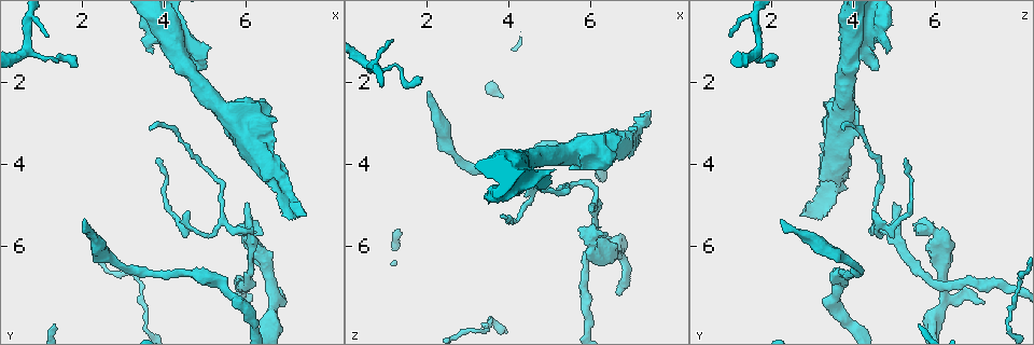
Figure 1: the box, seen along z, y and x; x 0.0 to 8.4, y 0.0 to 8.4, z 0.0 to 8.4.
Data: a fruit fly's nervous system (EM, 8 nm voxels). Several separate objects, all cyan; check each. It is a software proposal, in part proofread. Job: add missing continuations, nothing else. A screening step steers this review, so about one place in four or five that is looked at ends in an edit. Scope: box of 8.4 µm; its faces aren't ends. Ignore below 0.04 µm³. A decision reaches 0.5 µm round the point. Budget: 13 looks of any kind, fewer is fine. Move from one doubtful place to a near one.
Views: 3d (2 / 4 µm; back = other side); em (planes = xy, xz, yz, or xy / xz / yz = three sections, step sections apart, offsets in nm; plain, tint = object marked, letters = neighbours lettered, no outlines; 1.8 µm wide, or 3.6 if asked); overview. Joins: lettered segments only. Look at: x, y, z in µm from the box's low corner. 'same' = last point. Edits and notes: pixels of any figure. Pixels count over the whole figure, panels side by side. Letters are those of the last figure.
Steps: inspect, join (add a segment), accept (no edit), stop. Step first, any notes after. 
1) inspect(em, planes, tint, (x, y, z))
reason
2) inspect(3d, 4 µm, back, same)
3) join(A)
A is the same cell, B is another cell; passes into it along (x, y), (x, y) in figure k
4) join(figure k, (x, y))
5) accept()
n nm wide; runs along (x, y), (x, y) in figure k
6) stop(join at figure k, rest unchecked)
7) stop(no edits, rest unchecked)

inspect(em, planes, letters, (6.35, 5.70, 5.75))
branch stops here

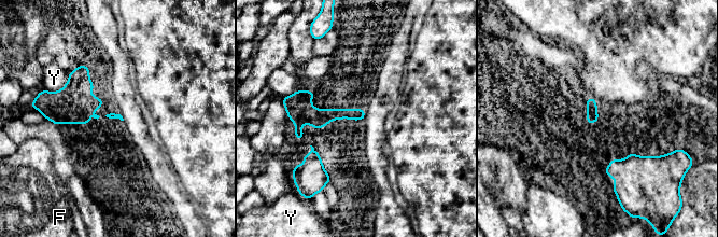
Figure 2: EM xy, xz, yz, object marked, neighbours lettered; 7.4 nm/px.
accept()
F and Y are other cells; runs along (362, 111), (360, 113), (292, 114) in figure 2; none of them fits

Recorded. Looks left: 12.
inspect(em, yz, step 8, tint, (6.65, 7.45, 7.20))
branch stops here

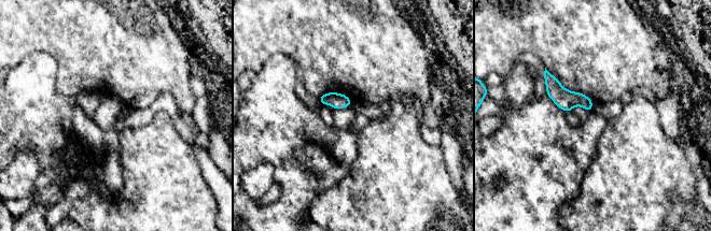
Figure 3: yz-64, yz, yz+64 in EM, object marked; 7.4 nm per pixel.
inspect(em, planes, letters, same)

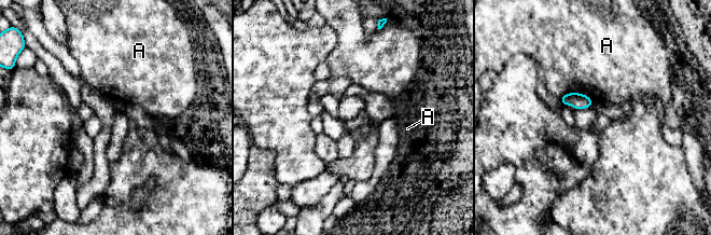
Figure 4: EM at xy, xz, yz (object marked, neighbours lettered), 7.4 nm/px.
accept()
A is another cell; border along (577, 92), (569, 92), (559, 97) in figure 4; none of them fits

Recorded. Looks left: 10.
inspect(em, planes, tint, (6.90, 4.40, 3.40))
sudden change in width

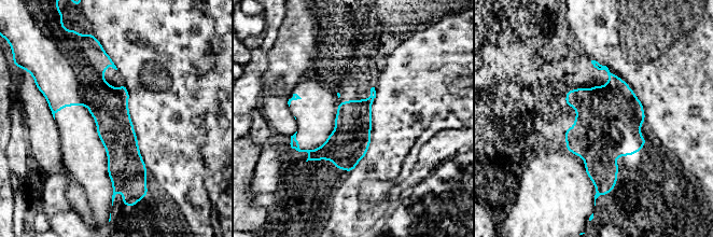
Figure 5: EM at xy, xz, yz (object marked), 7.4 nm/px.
inspect(em, planes, letters, same)
what lies round it

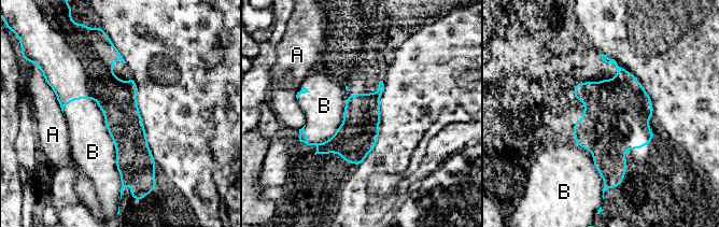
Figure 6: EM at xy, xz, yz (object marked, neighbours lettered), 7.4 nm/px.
join(B)
280 nm wide; B is the same cell, A is another cell; passes into it along (117, 99), (108, 130), (93, 152) in figure 6; the neuron continues

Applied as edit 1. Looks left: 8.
inspect(overview)
redraw

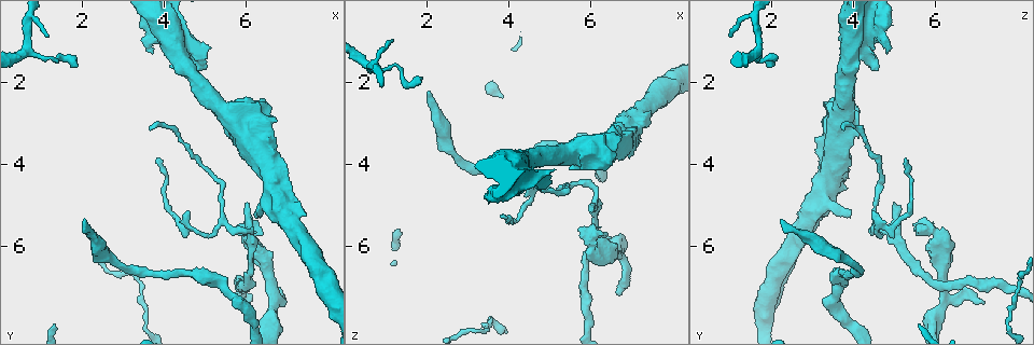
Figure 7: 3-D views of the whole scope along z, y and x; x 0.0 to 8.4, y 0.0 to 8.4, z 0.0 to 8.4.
inspect(3d, 2 µm, (3.50, 0.65, 4.90))
an open end

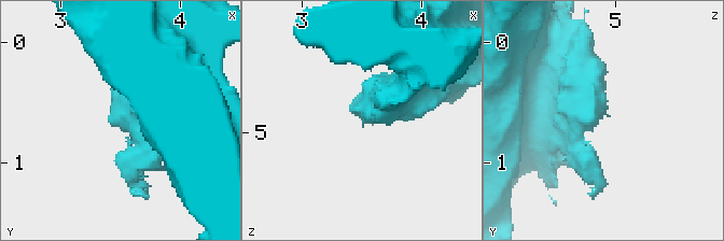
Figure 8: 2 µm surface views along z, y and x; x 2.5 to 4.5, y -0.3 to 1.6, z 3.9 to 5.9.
inspect(em, yz, step 4, tint, (3.46, 0.66, 4.86))

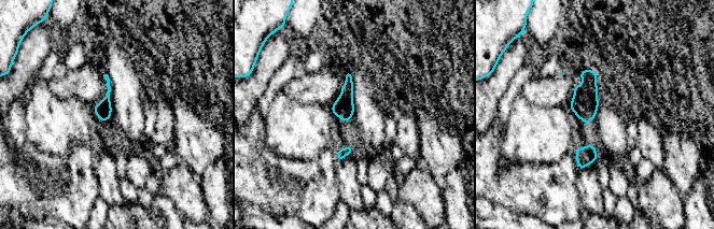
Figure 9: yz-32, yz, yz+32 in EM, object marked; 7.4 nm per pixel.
inspect(em, planes, letters, same)
cut it another way

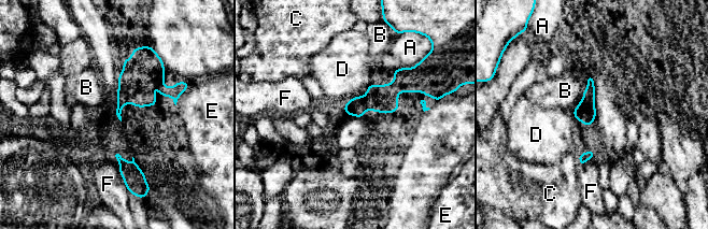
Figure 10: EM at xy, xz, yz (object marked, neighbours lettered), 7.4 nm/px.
accept()
A, B, C, D, E and F are other cells; border along (584, 89), (582, 99), (572, 111) in figure 10; none of them fits

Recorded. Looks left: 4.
stop(join at figure 6, rest unchecked)

